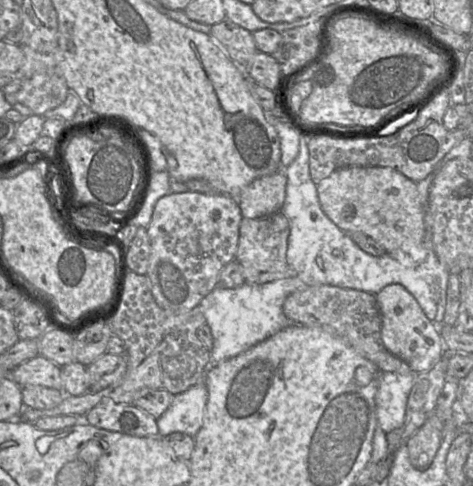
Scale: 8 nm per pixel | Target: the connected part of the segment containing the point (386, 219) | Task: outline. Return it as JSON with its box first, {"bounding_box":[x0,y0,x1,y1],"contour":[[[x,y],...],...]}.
{"bounding_box":[317,166,425,263],"contour":[[[381,166],[342,167],[317,184],[317,195],[323,212],[345,233],[361,232],[378,242],[386,253],[402,251],[417,263],[425,260],[420,194],[417,183],[401,172]]]}

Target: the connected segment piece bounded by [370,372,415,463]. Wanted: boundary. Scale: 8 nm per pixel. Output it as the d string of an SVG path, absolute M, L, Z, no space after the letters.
M381 373L375 396L377 426L373 437L370 463L378 463L386 454L387 434L403 426L408 396L414 380L414 373L407 375Z

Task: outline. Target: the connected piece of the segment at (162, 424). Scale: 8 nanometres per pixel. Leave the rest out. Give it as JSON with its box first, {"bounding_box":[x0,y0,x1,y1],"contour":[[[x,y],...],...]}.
{"bounding_box":[157,379,208,438],"contour":[[[204,379],[183,393],[174,396],[169,408],[157,418],[158,436],[174,432],[186,433],[194,438],[205,422],[208,391]]]}

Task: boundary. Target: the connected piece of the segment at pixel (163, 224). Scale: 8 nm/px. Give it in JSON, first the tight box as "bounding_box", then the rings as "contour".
{"bounding_box":[146,192,242,313],"contour":[[[172,192],[156,202],[147,227],[151,251],[146,276],[151,282],[151,292],[158,306],[183,313],[199,305],[218,285],[222,269],[236,257],[242,218],[237,198],[222,193]]]}

